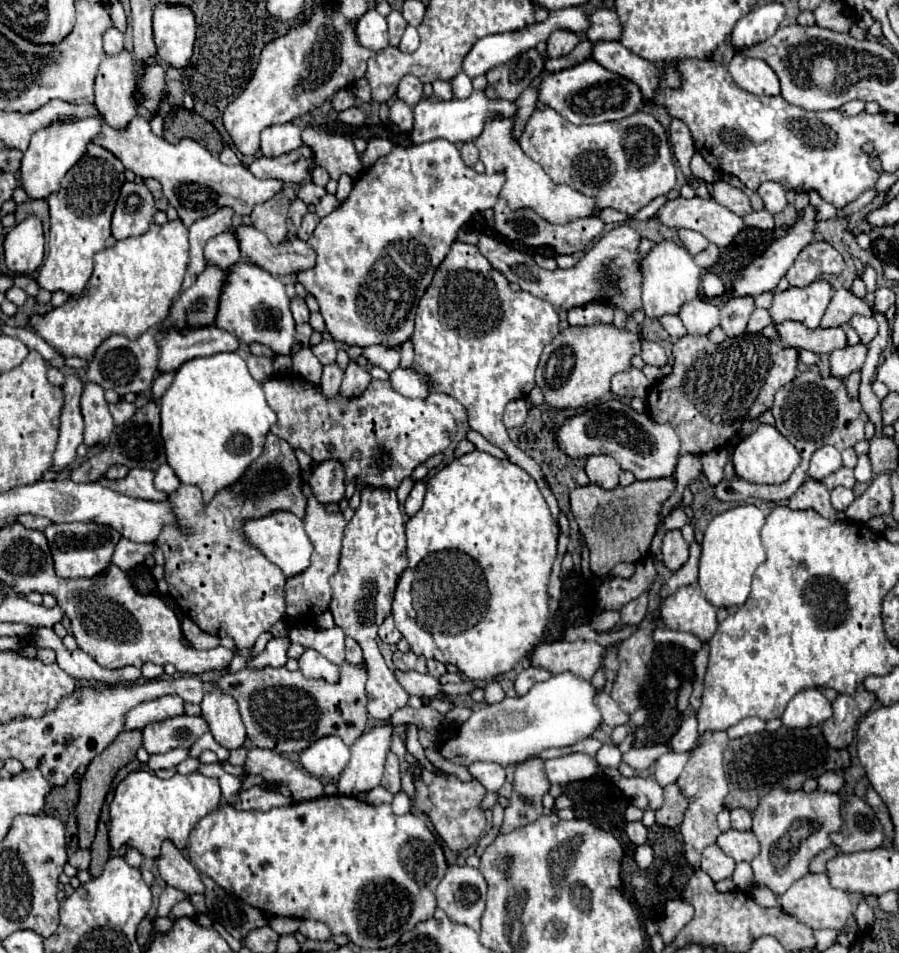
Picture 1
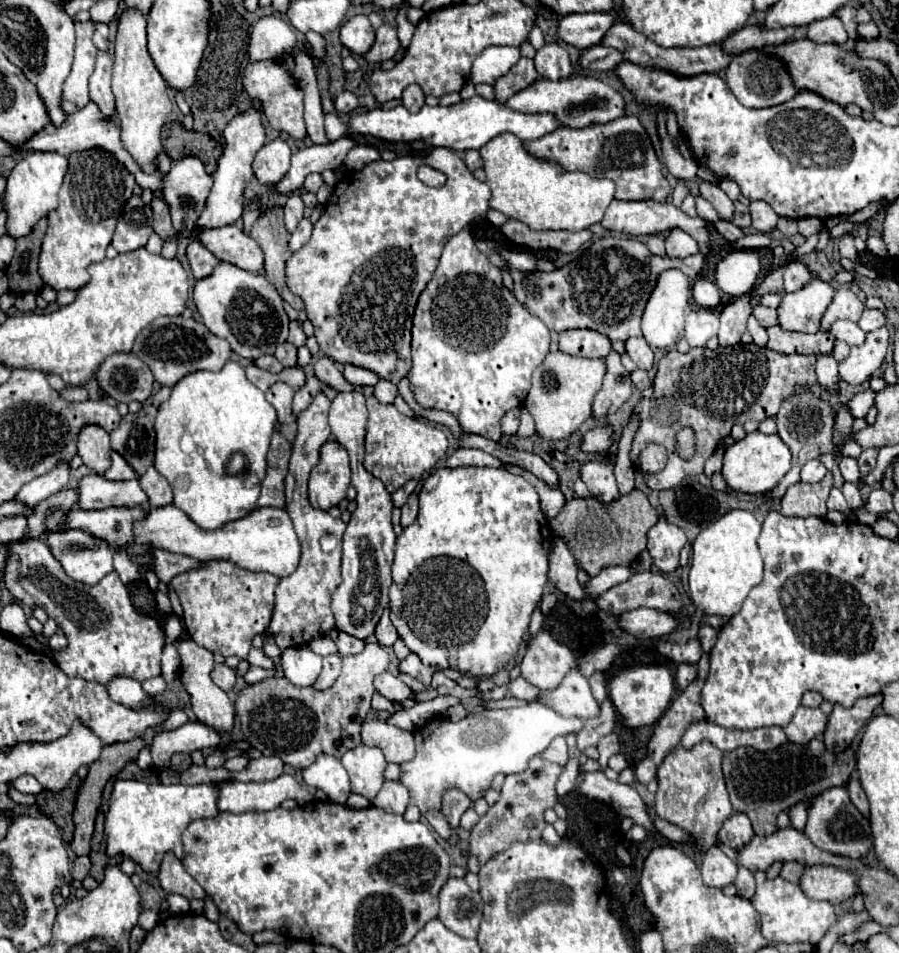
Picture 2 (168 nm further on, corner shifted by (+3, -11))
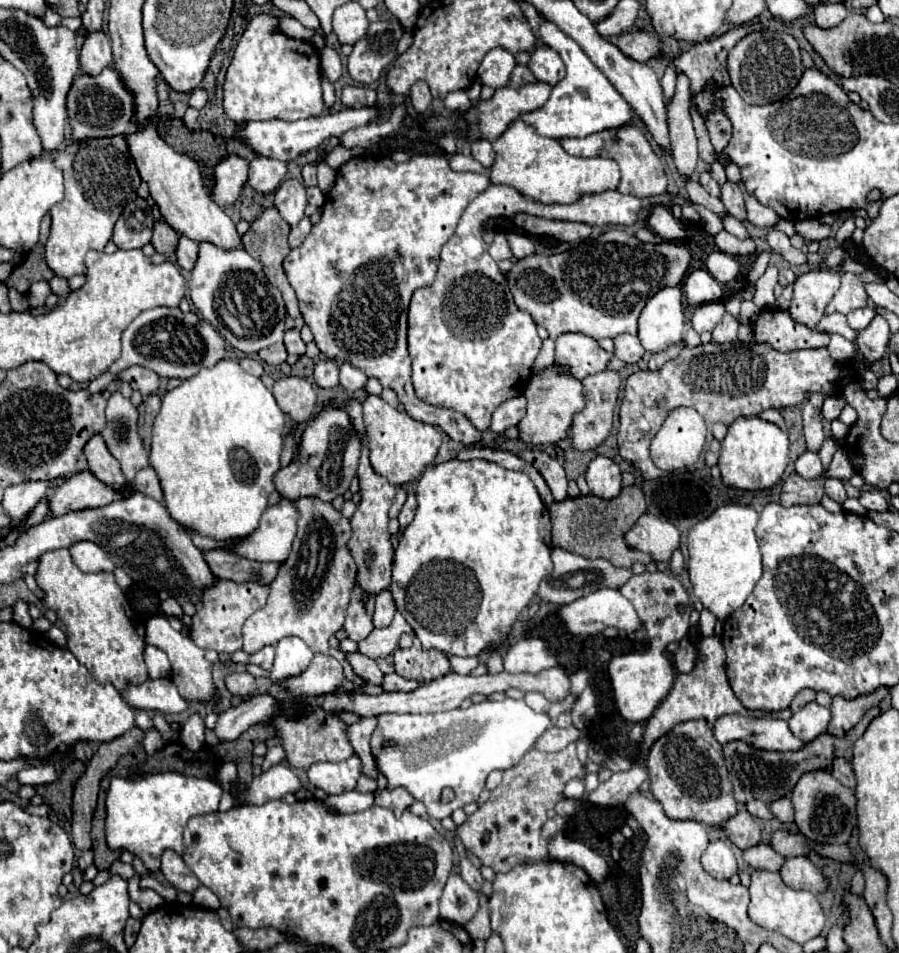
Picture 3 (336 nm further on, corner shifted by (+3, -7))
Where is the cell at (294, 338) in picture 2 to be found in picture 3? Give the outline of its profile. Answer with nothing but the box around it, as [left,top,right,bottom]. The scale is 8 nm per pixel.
[283,329,305,355]

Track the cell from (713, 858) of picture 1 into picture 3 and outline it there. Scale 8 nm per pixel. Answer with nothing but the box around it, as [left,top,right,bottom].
[701,841,737,879]

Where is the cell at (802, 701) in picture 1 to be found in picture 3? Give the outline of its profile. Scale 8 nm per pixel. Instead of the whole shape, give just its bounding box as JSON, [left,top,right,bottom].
[789,701,831,743]

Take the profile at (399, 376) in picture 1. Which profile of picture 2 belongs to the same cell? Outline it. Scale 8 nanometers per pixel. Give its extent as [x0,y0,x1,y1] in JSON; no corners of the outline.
[373,379,397,403]

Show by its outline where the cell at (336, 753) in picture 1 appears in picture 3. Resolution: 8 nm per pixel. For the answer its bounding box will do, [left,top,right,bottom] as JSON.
[307,753,361,795]

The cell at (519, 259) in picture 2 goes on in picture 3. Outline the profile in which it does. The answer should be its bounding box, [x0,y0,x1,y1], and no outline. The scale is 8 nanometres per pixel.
[489,235,515,261]

